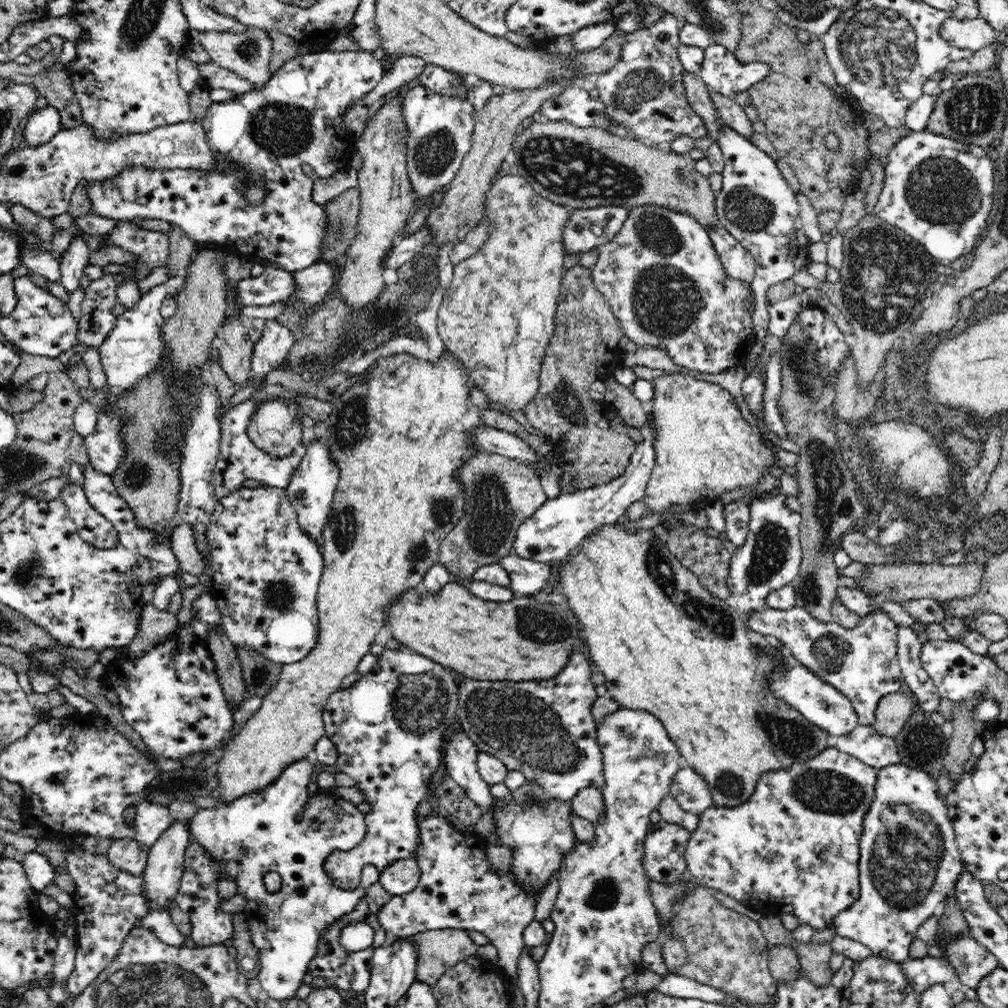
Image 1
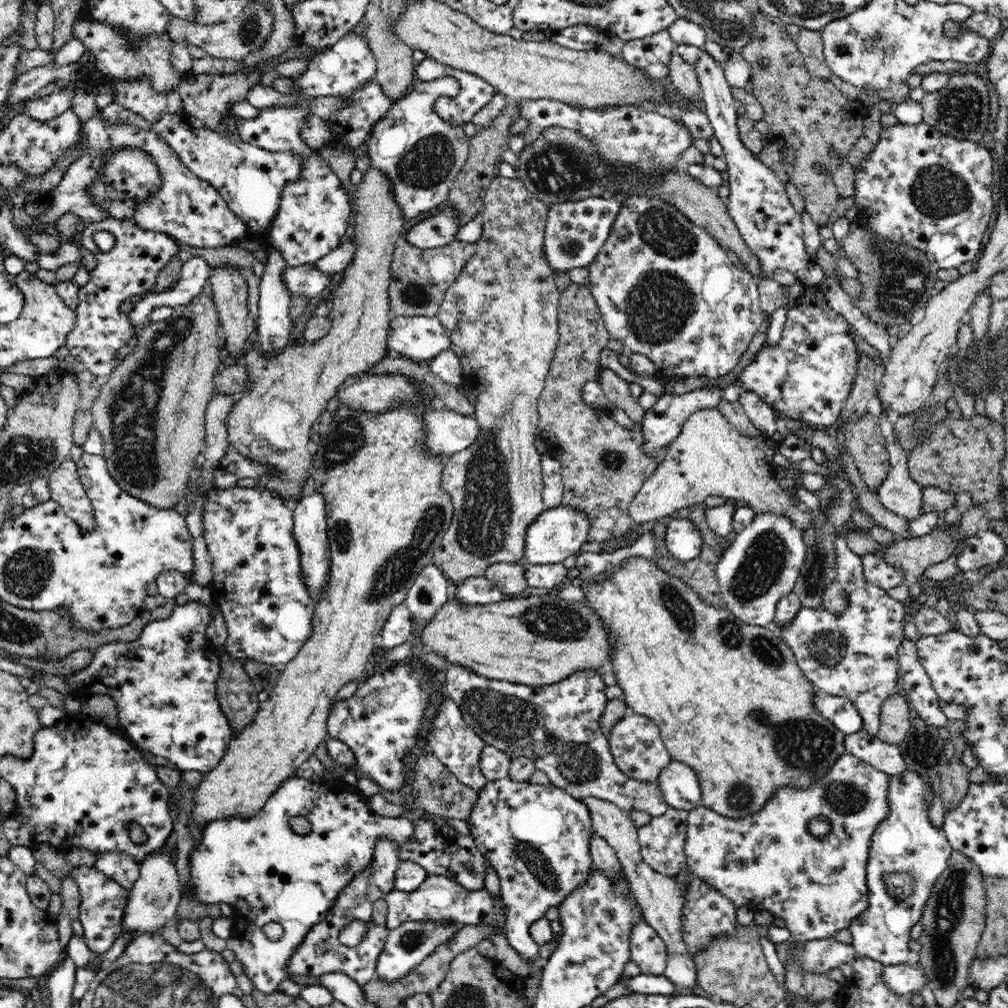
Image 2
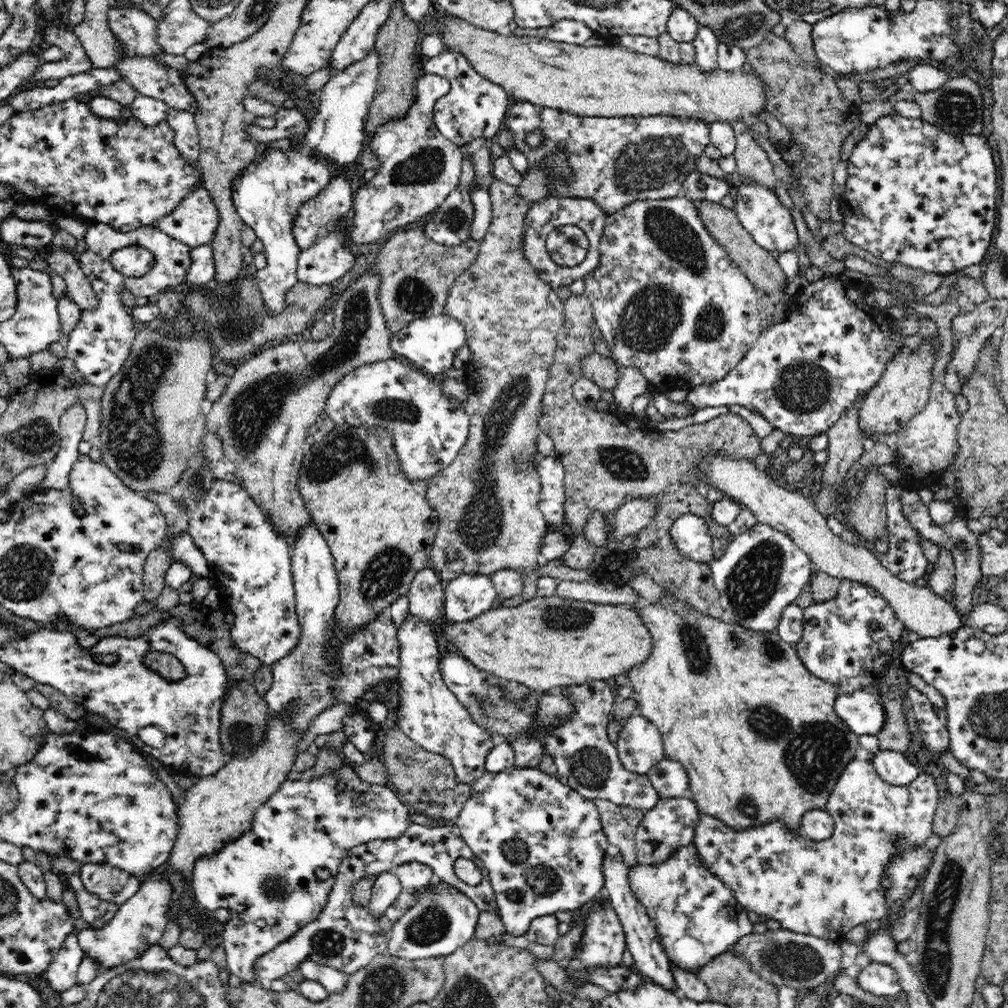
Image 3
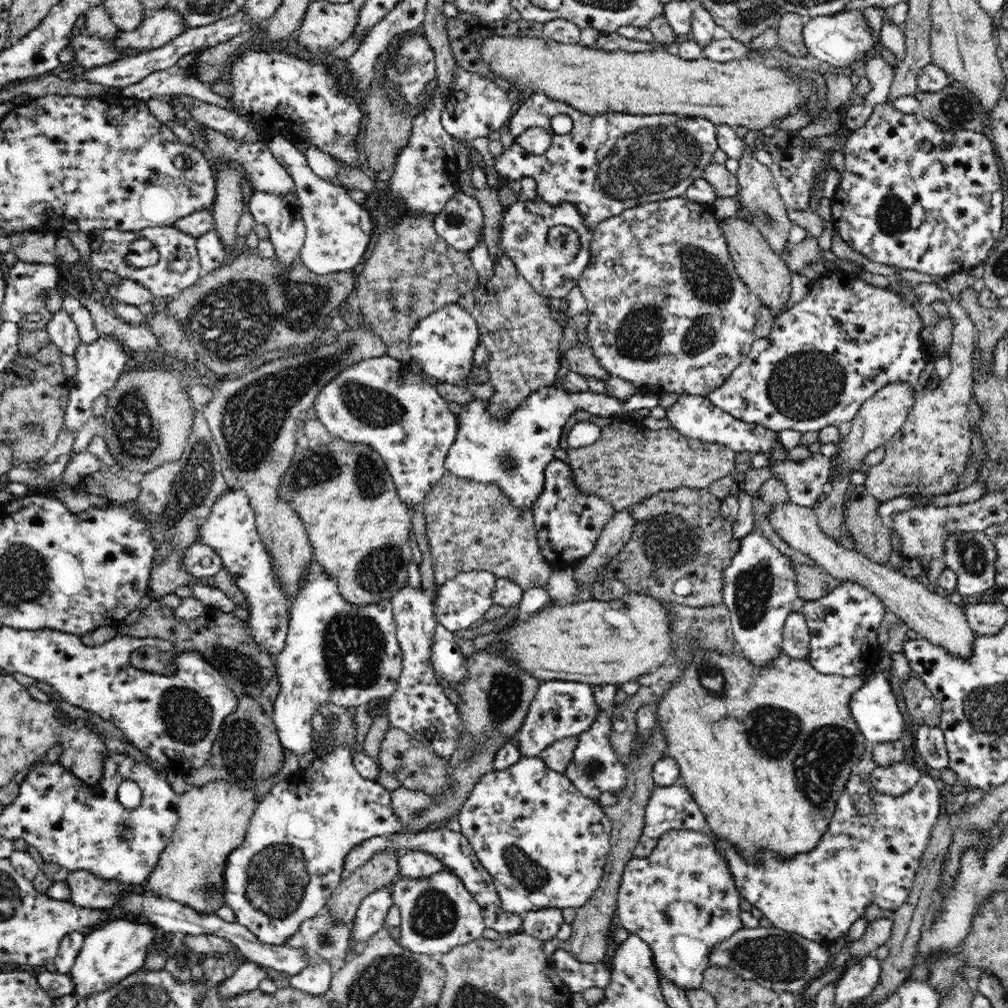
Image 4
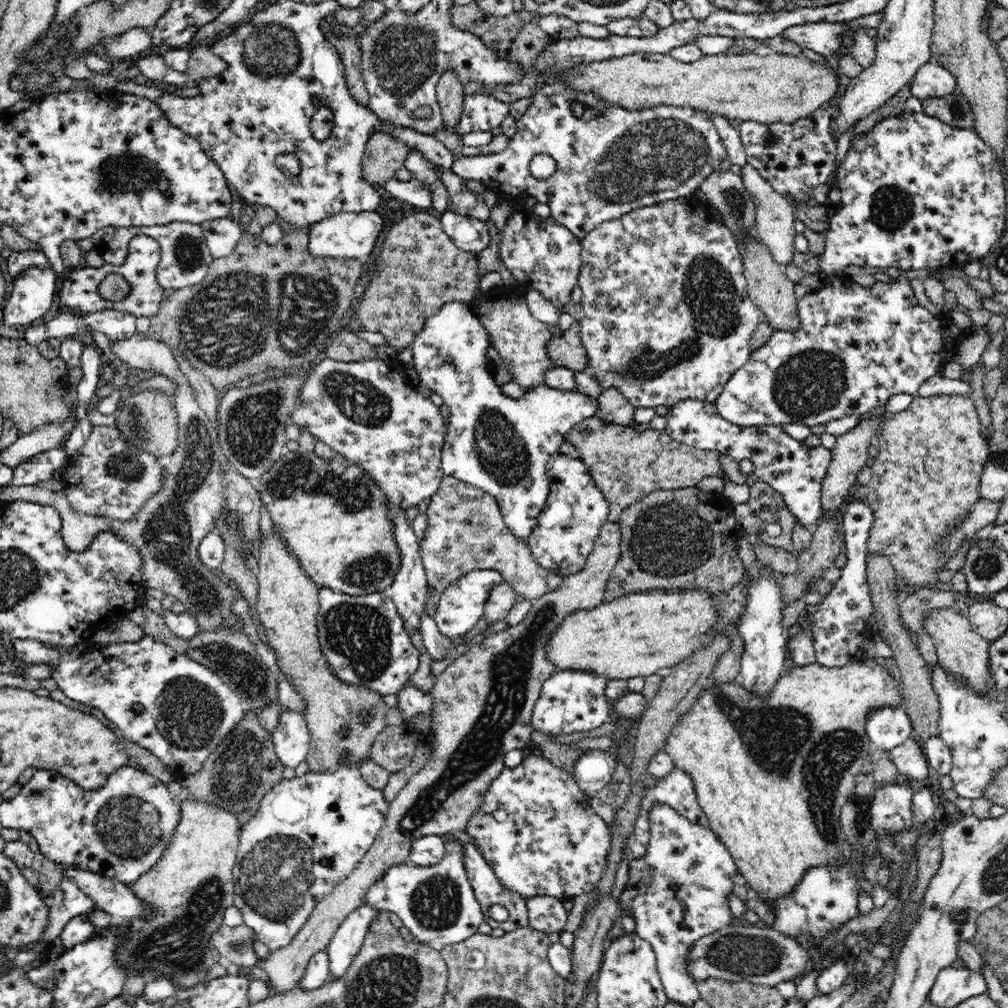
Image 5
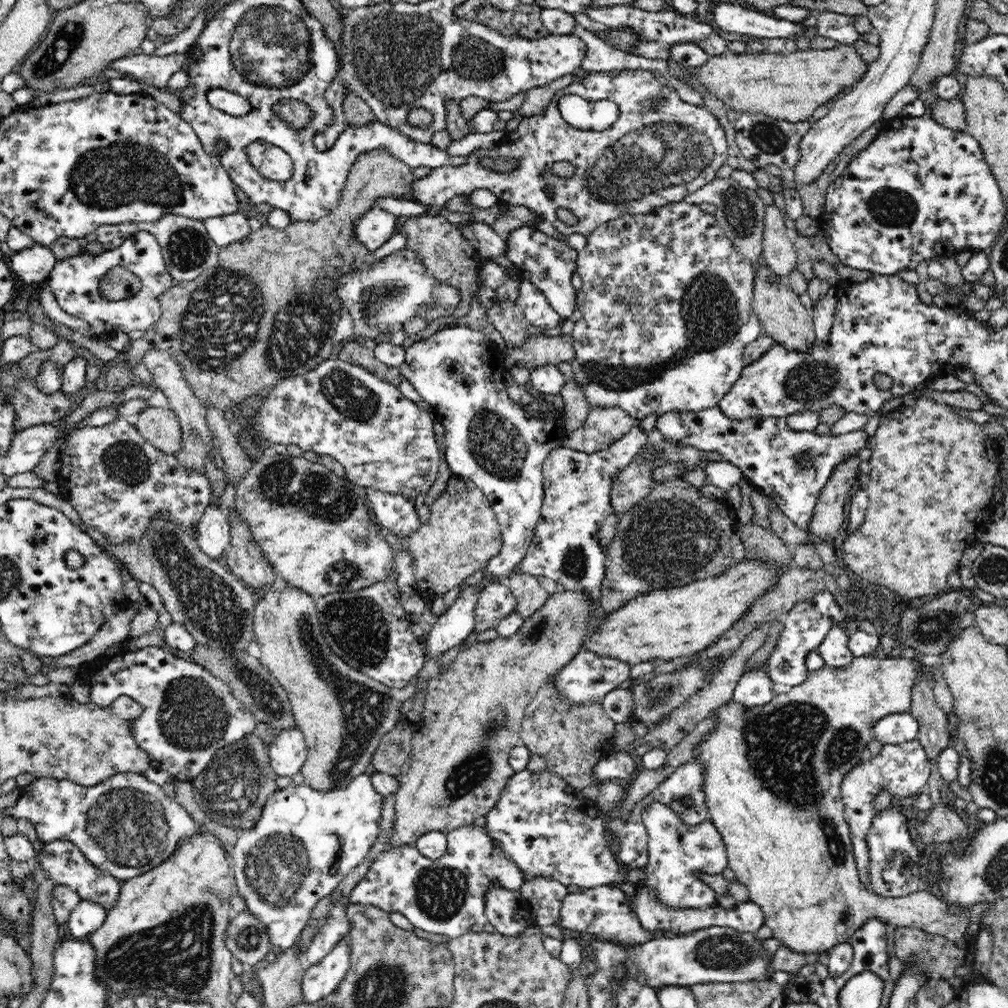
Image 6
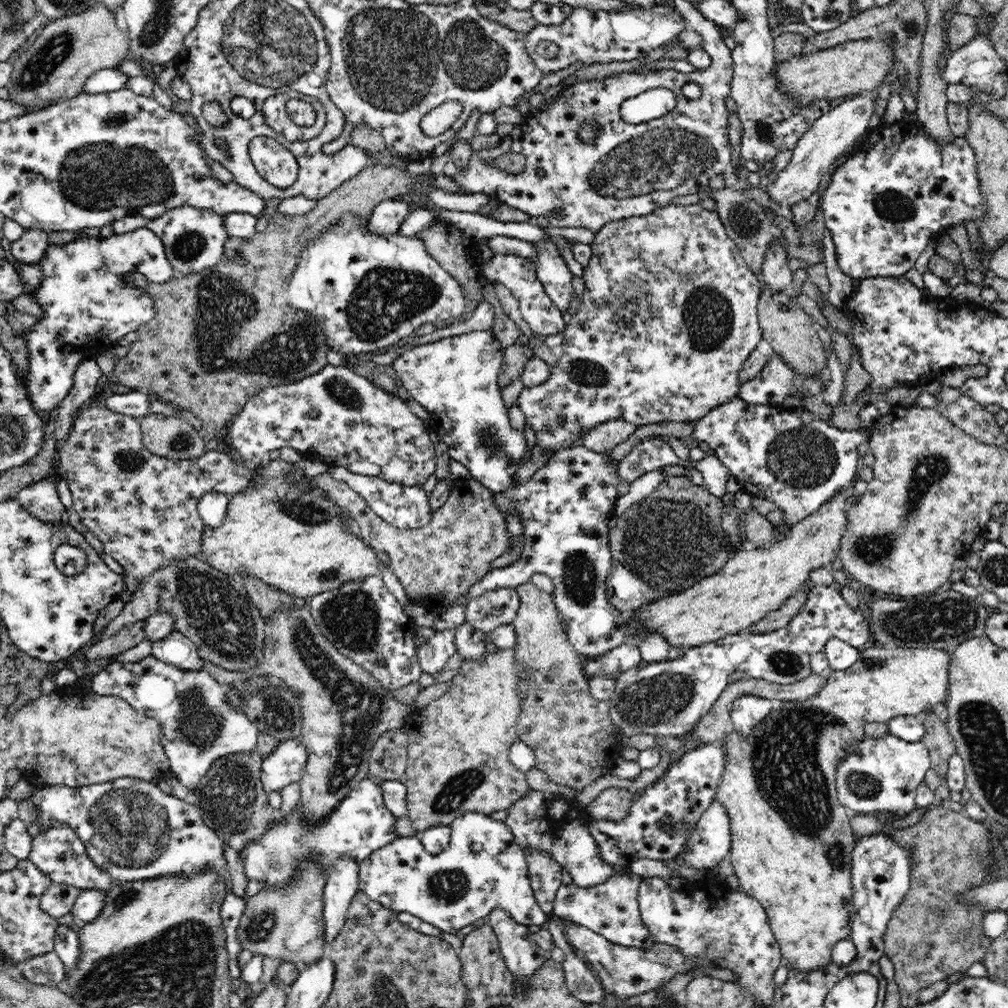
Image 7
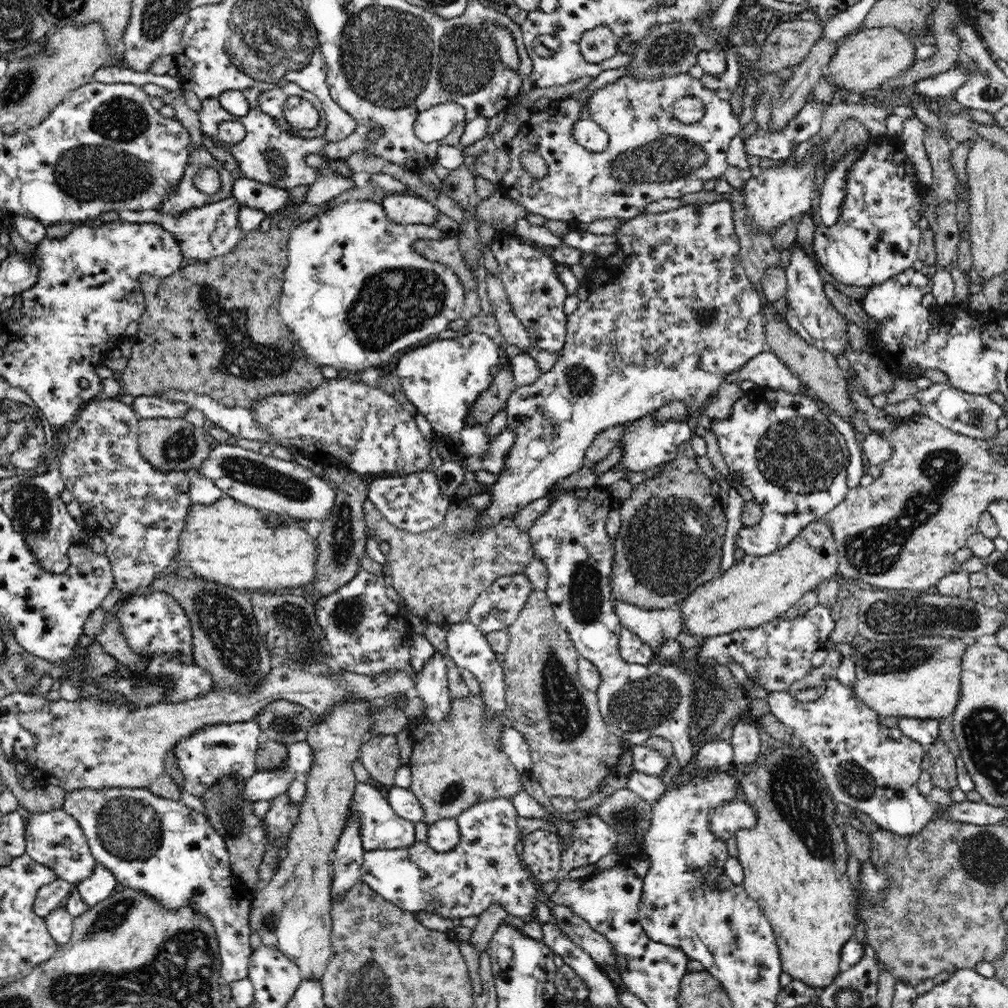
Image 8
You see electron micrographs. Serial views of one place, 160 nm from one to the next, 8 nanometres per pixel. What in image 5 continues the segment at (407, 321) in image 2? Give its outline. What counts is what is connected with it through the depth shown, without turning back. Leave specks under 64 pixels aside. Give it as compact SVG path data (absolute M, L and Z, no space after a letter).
M450 301L424 323L411 347L414 368L419 380L426 388L439 394L444 405L450 409L449 426L441 453L441 463L445 476L456 478L490 493L502 511L504 524L526 542L537 525L537 518L546 504L550 482L547 476L547 461L559 452L568 432L586 418L597 414L599 404L595 397L587 396L577 390L563 391L544 384L534 387L520 398L512 398L500 392L500 385L494 381L494 368L486 360L488 342L487 330L479 321L469 302Z

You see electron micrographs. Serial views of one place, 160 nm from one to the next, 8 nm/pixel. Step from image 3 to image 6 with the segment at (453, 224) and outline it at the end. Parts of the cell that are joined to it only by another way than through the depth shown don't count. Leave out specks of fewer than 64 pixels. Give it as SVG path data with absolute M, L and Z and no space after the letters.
M474 221L462 223L457 227L483 258L505 255L505 237L498 236L490 225Z

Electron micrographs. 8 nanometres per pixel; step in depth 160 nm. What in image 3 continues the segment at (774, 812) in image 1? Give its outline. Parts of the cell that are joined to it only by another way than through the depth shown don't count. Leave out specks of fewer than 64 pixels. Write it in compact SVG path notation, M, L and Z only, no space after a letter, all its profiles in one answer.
M858 759L851 760L844 767L834 788L825 806L834 819L834 830L826 840L810 840L788 829L780 820L742 830L731 829L716 817L700 812L692 843L703 864L732 890L744 909L778 921L783 930L841 942L852 928L880 922L890 914L882 884L885 866L902 849L924 845L933 834L940 796L934 778L926 771L920 772L906 786L894 786L880 778L870 761Z

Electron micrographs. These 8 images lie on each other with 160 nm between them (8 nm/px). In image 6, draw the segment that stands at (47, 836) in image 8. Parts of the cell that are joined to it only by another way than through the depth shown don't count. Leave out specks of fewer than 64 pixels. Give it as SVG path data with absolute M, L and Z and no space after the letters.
M60 839L44 844L39 852L39 861L55 885L63 885L76 891L81 900L94 902L107 910L114 907L119 900L122 882L94 866L82 851L68 840Z

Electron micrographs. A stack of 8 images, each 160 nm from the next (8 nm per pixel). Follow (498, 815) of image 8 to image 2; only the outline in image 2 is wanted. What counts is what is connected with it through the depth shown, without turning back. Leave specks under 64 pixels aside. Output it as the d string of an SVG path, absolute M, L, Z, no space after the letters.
M432 921L406 922L402 924L397 930L389 932L384 950L379 955L380 958L376 964L377 977L385 982L394 982L394 980L404 978L406 974L428 958L436 948L440 948L440 945L451 941L460 929L461 926L458 926L458 923L448 921L442 923L432 923Z

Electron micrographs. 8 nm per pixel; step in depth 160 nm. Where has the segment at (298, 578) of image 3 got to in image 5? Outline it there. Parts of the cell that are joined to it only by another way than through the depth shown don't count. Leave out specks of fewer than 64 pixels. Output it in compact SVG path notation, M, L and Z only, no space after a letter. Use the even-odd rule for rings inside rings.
M319 587L317 637L333 673L346 685L368 687L380 695L397 694L418 668L420 653L412 645L394 601L386 593L350 596ZM285 707L272 732L273 747L282 765L296 768L306 761L311 742L308 725L302 713Z

